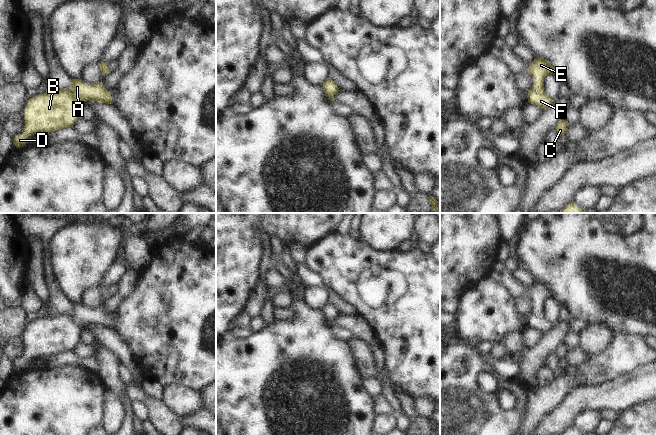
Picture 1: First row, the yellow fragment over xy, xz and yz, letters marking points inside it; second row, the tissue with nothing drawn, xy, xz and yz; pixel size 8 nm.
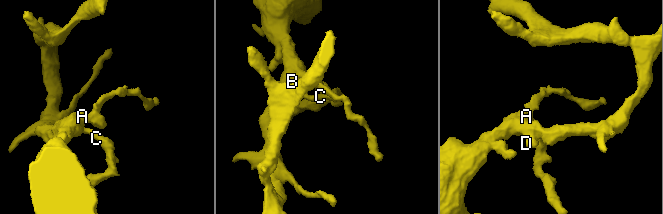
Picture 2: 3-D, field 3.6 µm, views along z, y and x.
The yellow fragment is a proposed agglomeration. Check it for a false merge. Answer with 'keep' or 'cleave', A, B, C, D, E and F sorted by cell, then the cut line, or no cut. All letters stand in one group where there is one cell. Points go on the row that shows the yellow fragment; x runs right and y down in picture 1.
keep; groups A B C D E F; cut none

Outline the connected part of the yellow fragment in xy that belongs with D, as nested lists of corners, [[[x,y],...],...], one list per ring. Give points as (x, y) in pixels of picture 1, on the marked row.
[[[72,79],[68,90],[61,89],[55,93],[46,92],[30,98],[23,112],[24,130],[21,135],[14,137],[15,146],[17,148],[26,146],[26,138],[36,133],[44,131],[50,133],[64,127],[72,127],[74,122],[81,117],[81,107],[86,100],[111,104],[112,96],[110,91],[104,88],[102,81],[90,85],[81,79]]]

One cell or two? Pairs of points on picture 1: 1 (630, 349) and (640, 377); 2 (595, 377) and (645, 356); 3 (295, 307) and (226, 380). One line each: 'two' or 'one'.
1: two
2: one
3: one

